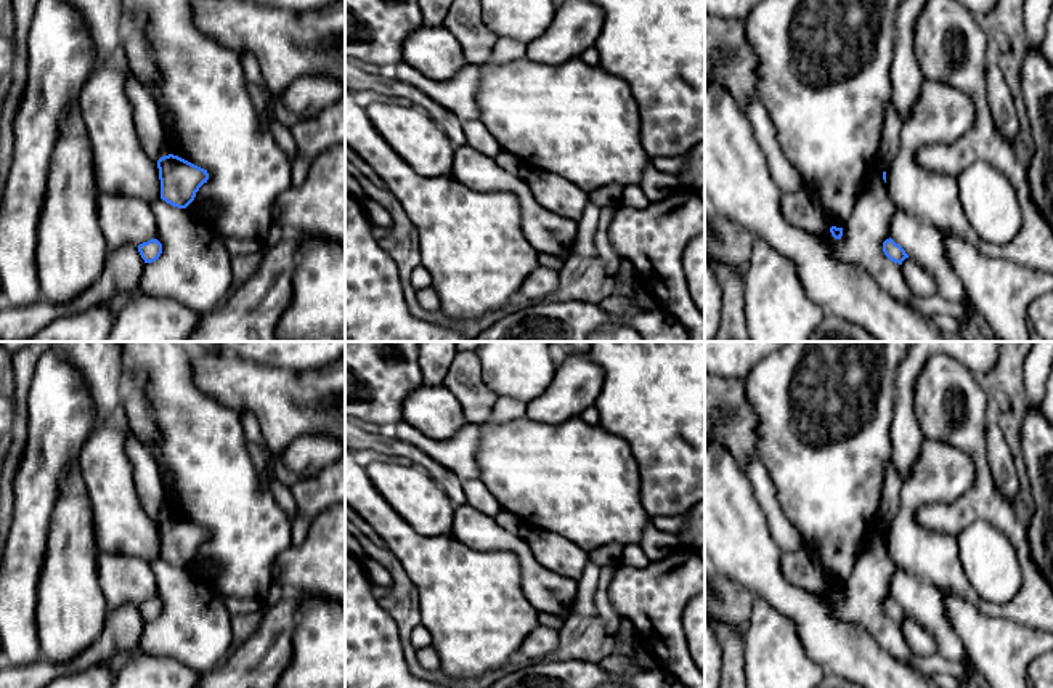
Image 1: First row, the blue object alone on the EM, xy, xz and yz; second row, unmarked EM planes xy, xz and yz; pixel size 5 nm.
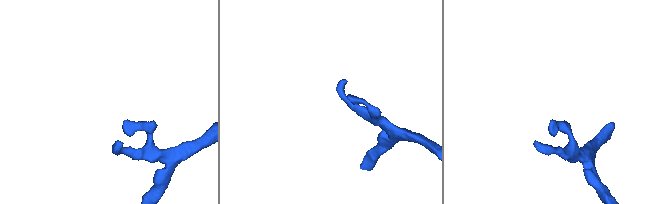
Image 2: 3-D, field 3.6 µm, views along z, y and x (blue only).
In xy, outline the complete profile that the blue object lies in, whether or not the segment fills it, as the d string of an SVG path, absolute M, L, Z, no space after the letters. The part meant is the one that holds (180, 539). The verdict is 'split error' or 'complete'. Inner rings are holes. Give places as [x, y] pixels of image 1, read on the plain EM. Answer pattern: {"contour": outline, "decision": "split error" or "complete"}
{"contour": "M173 513L161 516L157 528L161 558L178 568L186 568L209 539L207 529Z", "decision": "complete"}

